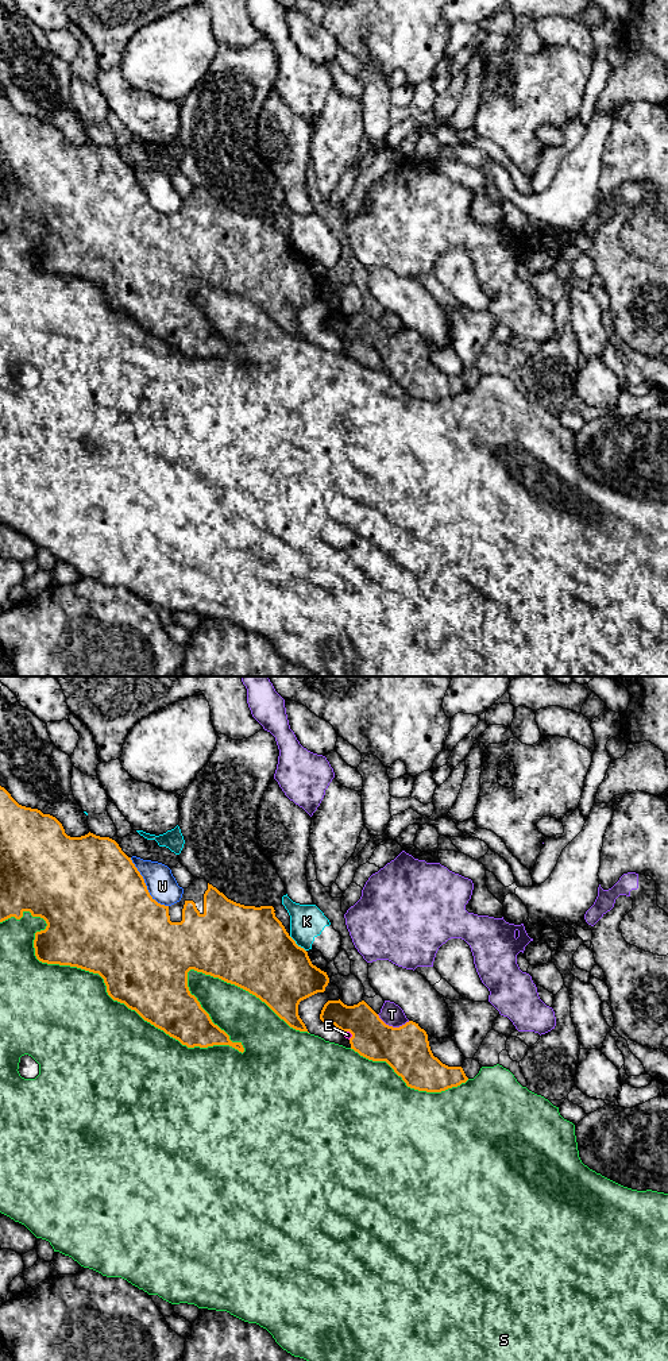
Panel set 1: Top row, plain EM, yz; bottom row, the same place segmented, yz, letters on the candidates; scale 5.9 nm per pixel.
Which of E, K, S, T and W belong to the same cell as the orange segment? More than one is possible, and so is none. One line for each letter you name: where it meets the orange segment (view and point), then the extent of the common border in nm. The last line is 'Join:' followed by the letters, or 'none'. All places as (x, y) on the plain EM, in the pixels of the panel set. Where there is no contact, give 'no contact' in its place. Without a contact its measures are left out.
Join: none

